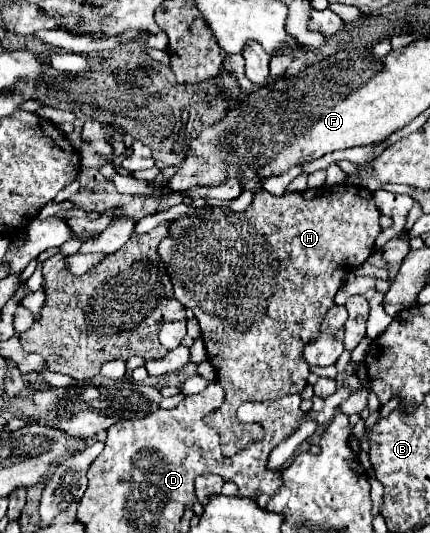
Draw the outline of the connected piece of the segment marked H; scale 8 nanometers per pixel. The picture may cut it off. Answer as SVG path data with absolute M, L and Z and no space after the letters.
M333 185L333 187L321 187L321 189L307 189L307 191L287 191L281 197L275 197L267 191L255 193L253 197L253 205L243 211L243 213L235 213L231 209L221 209L221 207L203 207L193 215L183 215L177 221L171 223L171 235L169 239L161 241L161 259L165 259L165 265L169 267L169 275L173 275L173 289L175 289L175 299L179 299L185 307L191 307L195 313L195 319L199 321L201 333L203 333L203 341L207 347L207 355L209 355L209 363L215 367L217 371L217 379L225 389L225 403L221 405L221 409L217 409L217 413L207 415L205 423L209 423L219 435L221 435L221 449L225 455L235 455L239 451L243 451L249 443L255 443L264 437L264 429L258 423L253 423L244 427L237 421L237 407L245 401L275 401L287 395L295 395L301 393L307 387L307 377L309 377L309 367L305 363L303 357L303 349L307 347L309 341L317 339L321 333L321 321L327 315L327 311L331 307L335 307L335 295L341 289L341 281L343 277L357 269L359 265L365 263L365 259L371 255L373 247L375 247L375 239L381 233L381 225L379 225L379 217L381 213L375 207L373 201L373 193L369 193L369 189L365 187L357 187L357 185Z

